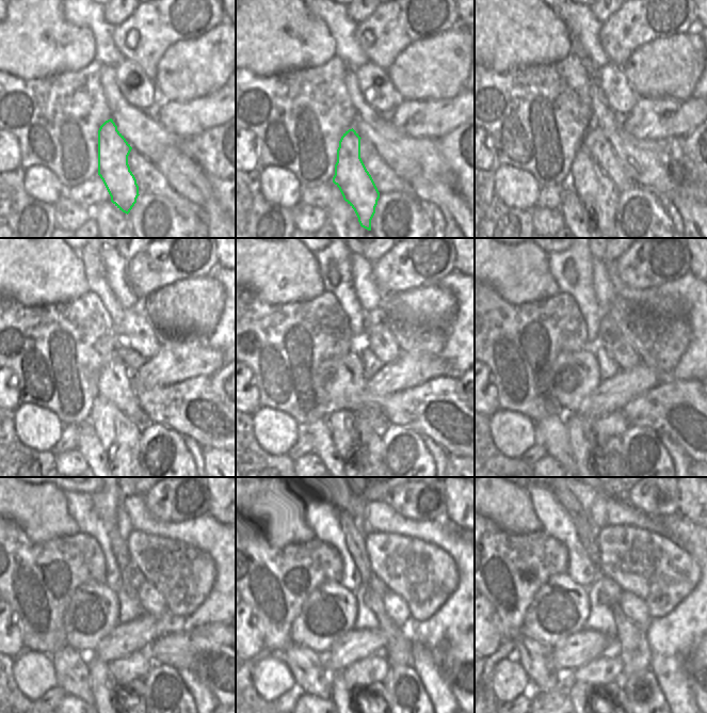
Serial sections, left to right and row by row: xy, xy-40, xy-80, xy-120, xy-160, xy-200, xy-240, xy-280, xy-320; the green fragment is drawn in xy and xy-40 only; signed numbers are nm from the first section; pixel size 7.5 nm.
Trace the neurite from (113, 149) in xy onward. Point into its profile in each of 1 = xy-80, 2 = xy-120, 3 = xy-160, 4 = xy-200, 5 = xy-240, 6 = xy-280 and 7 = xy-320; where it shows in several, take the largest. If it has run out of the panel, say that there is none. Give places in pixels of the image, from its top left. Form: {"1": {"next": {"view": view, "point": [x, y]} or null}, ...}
{"1": {"next": {"view": "xy-80", "point": [598, 194]}}, "2": {"next": {"view": "xy-120", "point": [119, 436]}}, "3": {"next": {"view": "xy-160", "point": [365, 450]}}, "4": {"next": {"view": "xy-200", "point": [588, 455]}}, "5": {"next": {"view": "xy-240", "point": [101, 681]}}, "6": {"next": {"view": "xy-280", "point": [340, 694]}}, "7": {"next": {"view": "xy-320", "point": [580, 694]}}}

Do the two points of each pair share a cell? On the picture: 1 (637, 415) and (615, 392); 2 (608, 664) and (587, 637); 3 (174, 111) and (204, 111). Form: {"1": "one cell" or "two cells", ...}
{"1": "two cells", "2": "two cells", "3": "one cell"}

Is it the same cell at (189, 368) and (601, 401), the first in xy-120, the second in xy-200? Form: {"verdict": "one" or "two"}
{"verdict": "one"}

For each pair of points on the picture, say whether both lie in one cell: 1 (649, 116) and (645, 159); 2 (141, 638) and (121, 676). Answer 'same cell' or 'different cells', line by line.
1: different cells
2: different cells

